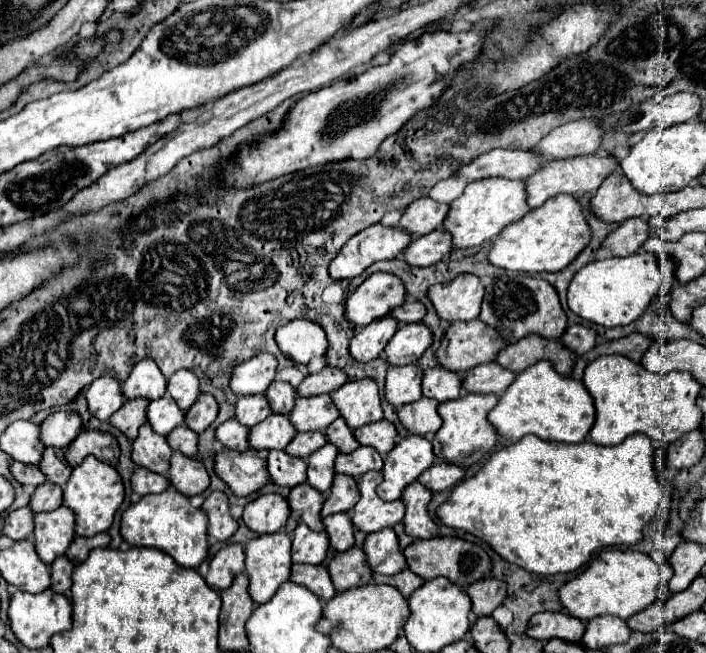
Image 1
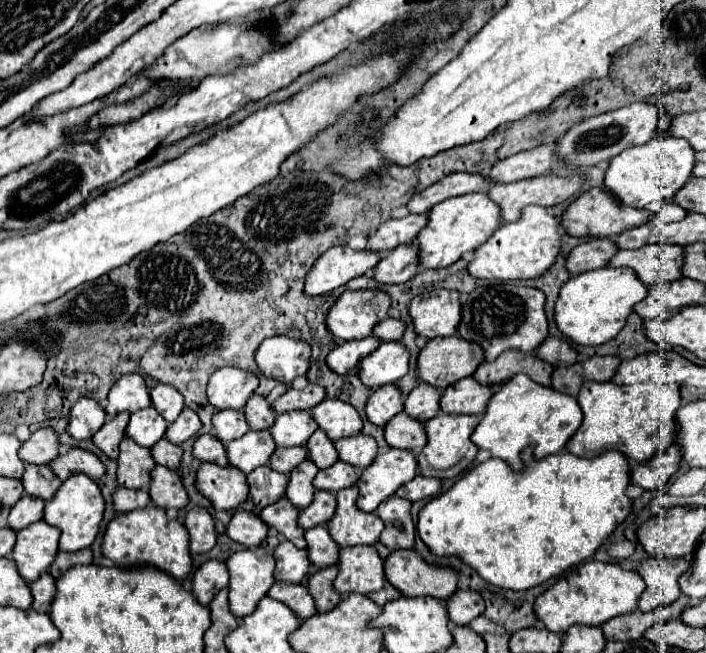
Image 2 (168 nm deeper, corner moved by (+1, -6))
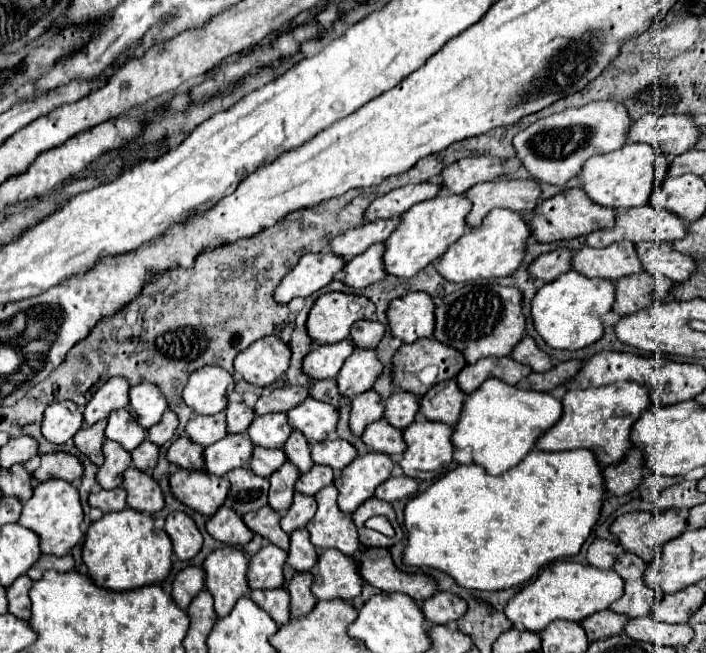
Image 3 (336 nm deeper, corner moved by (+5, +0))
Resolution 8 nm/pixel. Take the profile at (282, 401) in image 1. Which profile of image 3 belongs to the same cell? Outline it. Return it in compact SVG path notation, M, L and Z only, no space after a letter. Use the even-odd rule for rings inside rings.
M228 403L226 407L226 431L228 433L244 433L254 419L254 411L244 403Z

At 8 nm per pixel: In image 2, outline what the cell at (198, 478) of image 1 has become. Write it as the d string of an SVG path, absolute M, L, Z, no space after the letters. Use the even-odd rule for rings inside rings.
M164 465L154 467L150 497L152 497L154 505L166 507L166 509L184 509L190 501L178 471L166 469Z

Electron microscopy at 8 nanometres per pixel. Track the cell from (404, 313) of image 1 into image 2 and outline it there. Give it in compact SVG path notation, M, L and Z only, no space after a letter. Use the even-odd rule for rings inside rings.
M384 319L380 321L376 327L374 327L374 335L380 339L380 341L400 341L404 331L406 331L406 323L402 319Z

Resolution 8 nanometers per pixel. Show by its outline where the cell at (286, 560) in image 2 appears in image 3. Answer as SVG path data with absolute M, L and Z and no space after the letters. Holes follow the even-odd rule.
M266 545L248 563L248 587L250 589L278 589L282 585L282 567L288 553Z

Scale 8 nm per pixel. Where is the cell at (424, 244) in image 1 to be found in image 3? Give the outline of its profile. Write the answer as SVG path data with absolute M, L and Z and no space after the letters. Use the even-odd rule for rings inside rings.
M382 243L368 247L362 255L348 259L342 267L342 283L352 289L368 287L386 277L382 267Z

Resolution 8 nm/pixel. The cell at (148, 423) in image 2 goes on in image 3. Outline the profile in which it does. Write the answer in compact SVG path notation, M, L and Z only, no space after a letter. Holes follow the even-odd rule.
M118 409L108 415L108 425L106 425L104 435L106 439L120 443L126 451L132 451L144 441L146 429L138 427L138 423L134 421L128 409Z

